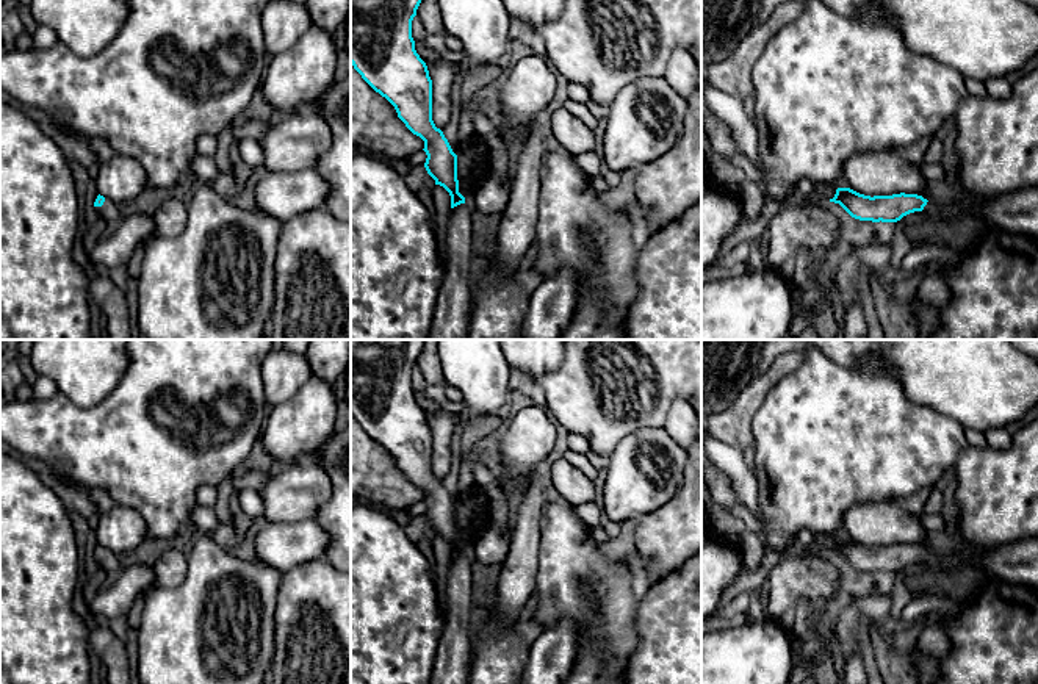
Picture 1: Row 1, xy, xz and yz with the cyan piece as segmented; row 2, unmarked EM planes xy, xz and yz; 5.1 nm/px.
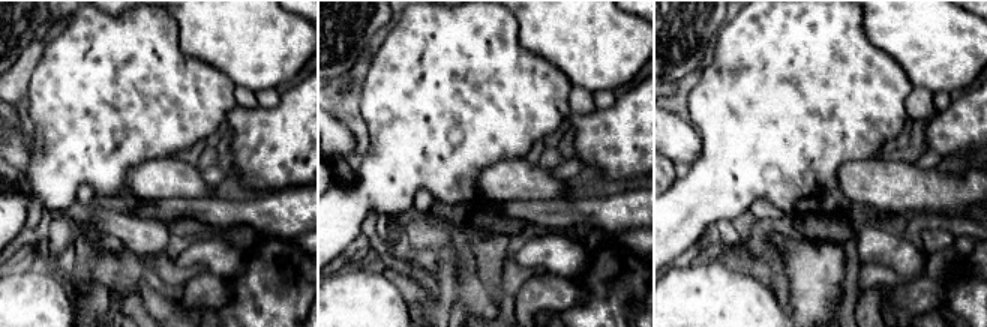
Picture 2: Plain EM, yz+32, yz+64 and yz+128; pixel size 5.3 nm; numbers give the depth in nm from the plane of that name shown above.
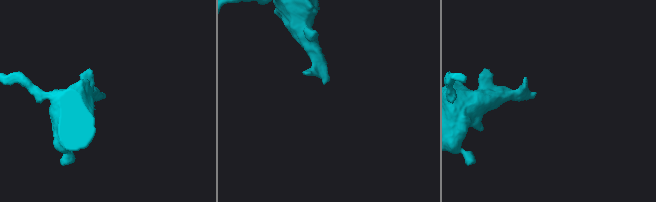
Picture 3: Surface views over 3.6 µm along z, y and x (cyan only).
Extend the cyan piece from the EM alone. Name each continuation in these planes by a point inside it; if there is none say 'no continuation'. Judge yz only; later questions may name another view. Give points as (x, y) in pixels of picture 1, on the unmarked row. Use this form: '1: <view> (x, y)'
1: yz (1018, 562)

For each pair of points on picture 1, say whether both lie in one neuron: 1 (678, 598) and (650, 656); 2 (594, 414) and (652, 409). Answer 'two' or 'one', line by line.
1: one
2: one

